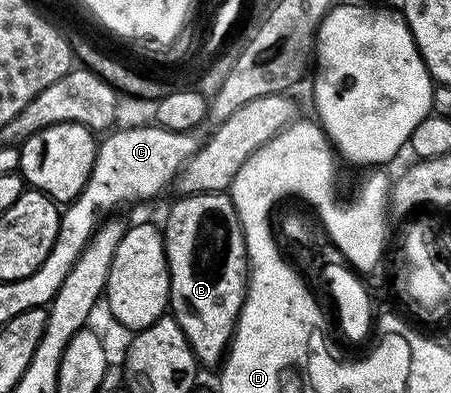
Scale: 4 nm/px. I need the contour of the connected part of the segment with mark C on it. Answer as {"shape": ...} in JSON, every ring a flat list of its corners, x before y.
{"shape":[[156,124,137,128,116,129,96,147,94,168,76,200,70,201,59,219,53,250,67,260,63,275,68,276,76,258,83,252,92,233,117,206,135,199,151,198,167,187,178,175,178,170,198,151,199,144,188,133,168,132]]}

